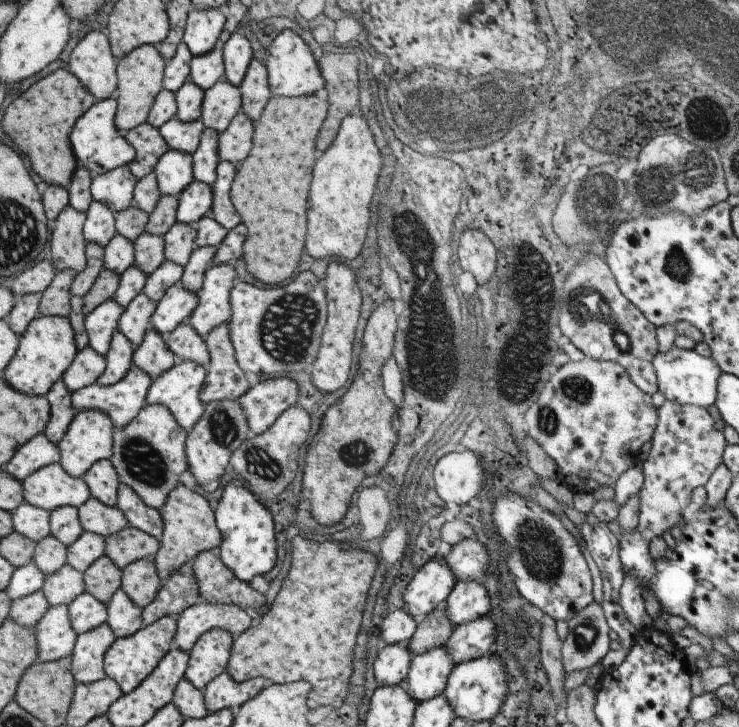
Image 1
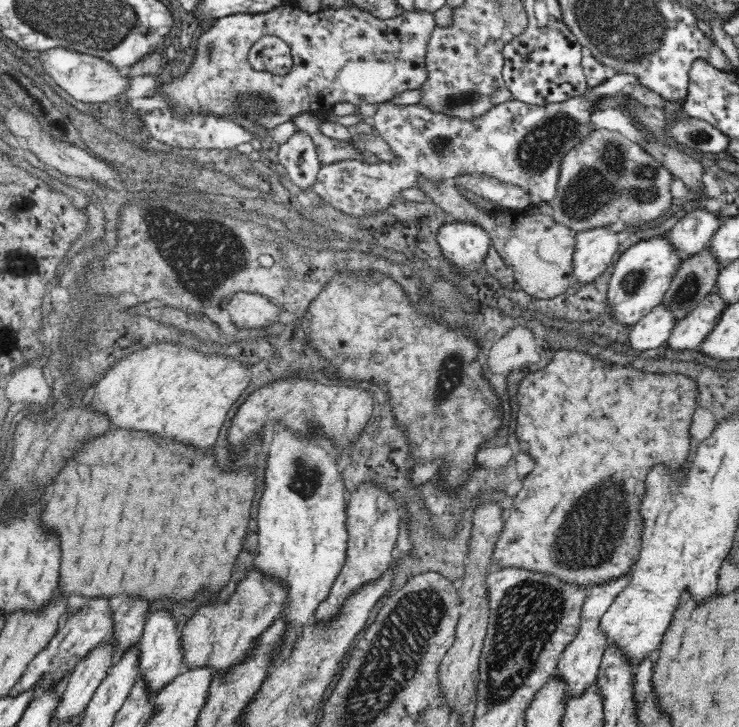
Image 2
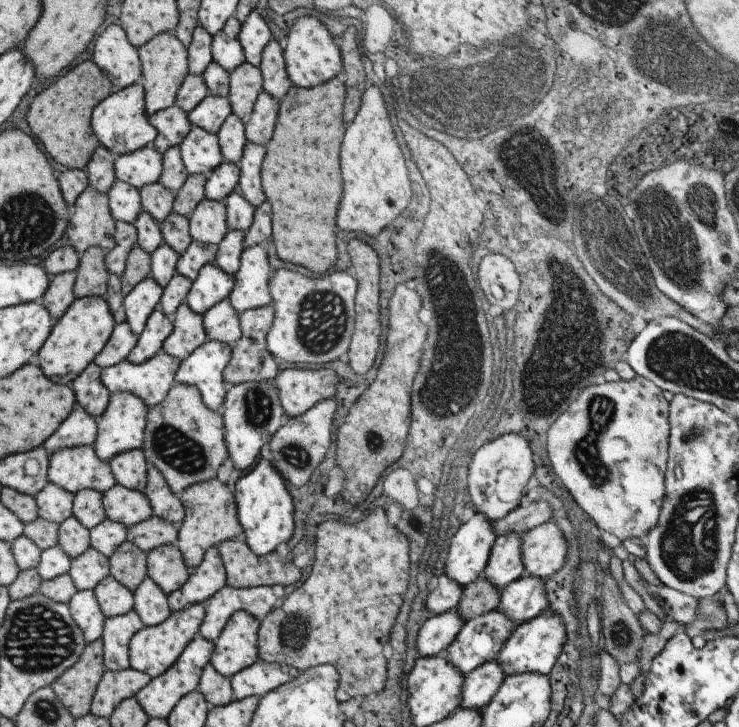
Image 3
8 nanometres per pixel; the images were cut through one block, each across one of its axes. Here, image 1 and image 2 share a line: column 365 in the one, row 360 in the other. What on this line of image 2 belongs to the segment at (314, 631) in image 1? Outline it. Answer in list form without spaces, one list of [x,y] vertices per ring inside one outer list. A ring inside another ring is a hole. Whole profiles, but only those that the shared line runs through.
[[[564,348],[551,353],[547,366],[538,372],[525,376],[524,380],[516,388],[516,426],[514,426],[515,437],[518,442],[528,446],[528,455],[534,460],[534,470],[532,476],[536,480],[524,480],[522,488],[516,498],[513,498],[513,508],[505,514],[503,522],[503,532],[494,548],[493,557],[490,564],[490,571],[504,570],[504,568],[518,568],[518,570],[528,570],[528,572],[538,572],[546,576],[553,576],[560,580],[562,584],[570,584],[575,588],[589,590],[592,586],[601,586],[614,582],[622,576],[627,576],[632,570],[632,566],[637,561],[640,550],[640,536],[642,536],[641,516],[639,513],[642,494],[644,494],[644,482],[648,474],[656,468],[667,468],[667,470],[678,470],[687,460],[690,448],[689,429],[693,422],[693,415],[696,410],[696,396],[698,388],[694,380],[684,378],[684,376],[668,376],[668,374],[638,374],[626,368],[608,368],[596,360],[590,360],[588,356],[580,356],[576,352],[568,352]]]

